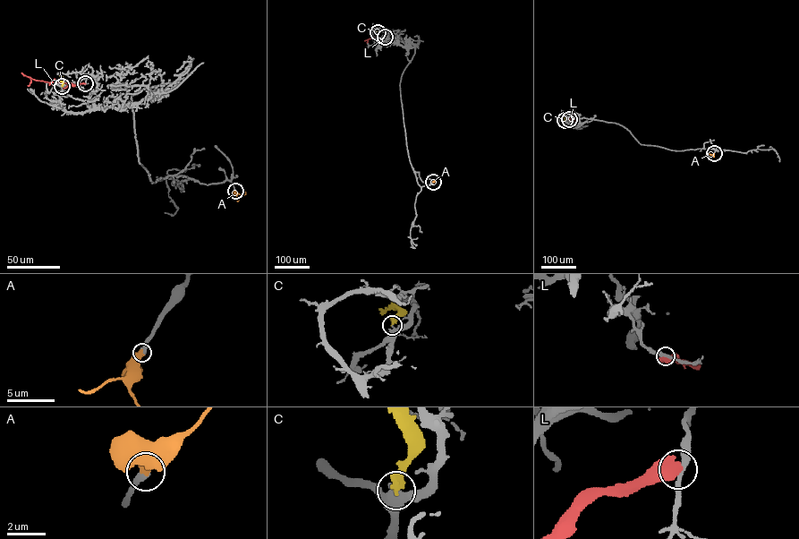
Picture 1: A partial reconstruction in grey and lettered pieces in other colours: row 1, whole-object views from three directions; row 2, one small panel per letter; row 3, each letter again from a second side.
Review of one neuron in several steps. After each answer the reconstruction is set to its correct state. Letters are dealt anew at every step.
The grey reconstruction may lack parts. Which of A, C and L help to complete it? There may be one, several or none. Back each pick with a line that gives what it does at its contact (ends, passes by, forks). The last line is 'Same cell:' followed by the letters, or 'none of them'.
A: it ends
Same cell: A

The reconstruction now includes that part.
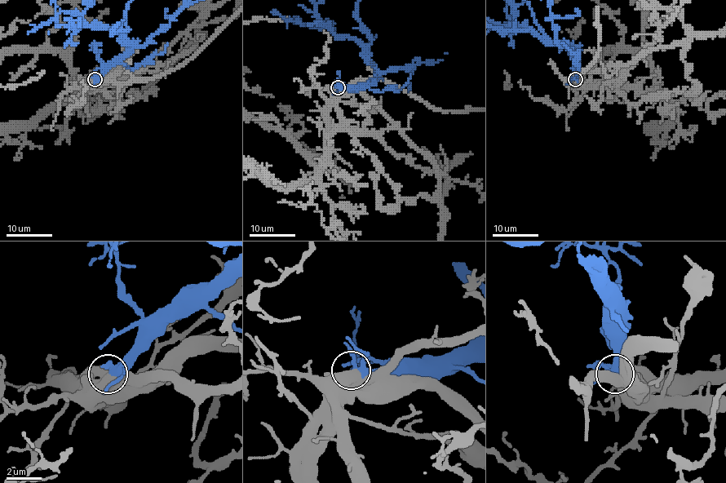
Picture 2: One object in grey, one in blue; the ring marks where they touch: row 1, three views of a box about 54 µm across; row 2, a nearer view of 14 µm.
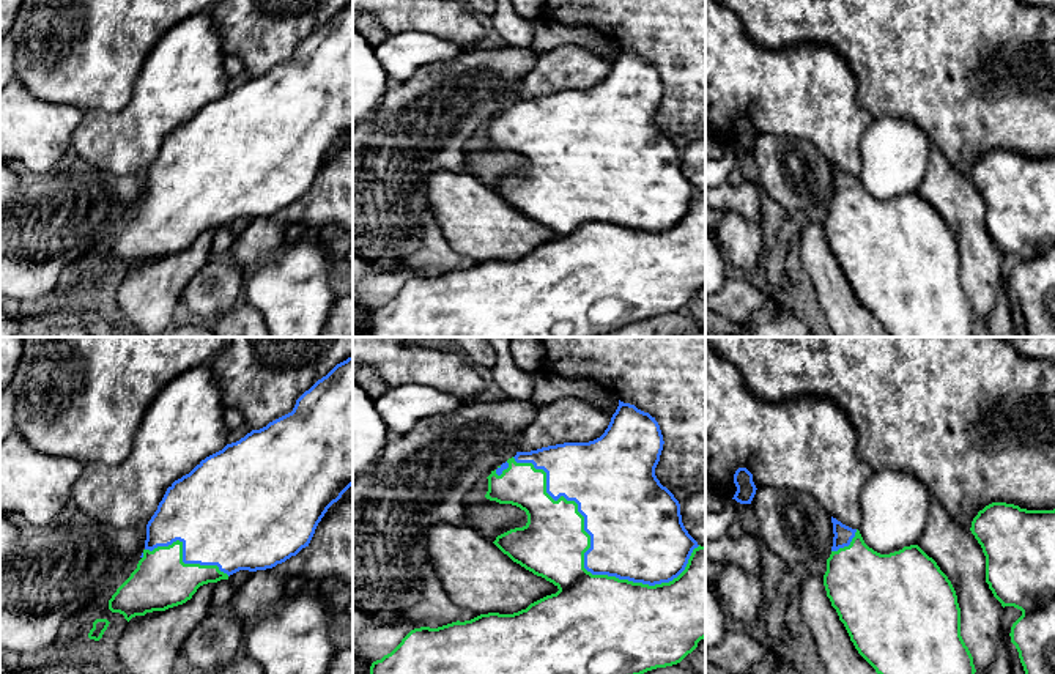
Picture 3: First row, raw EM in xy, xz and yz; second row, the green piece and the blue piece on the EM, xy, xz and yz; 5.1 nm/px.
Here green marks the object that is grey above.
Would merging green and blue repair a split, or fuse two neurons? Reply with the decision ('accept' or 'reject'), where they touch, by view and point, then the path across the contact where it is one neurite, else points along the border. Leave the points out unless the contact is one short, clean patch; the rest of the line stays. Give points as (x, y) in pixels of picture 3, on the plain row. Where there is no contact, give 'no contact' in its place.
accept; meets green in xz at (583, 205)

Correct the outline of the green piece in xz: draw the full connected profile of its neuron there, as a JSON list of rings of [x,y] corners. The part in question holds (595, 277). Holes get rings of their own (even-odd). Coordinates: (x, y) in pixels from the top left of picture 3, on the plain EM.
[[[619,47],[617,57],[600,85],[589,90],[564,90],[531,99],[516,99],[515,104],[491,118],[487,124],[485,145],[499,151],[516,153],[528,162],[528,170],[523,175],[498,183],[493,191],[513,209],[553,230],[559,238],[513,261],[488,260],[438,276],[411,277],[391,301],[372,310],[367,337],[600,337],[628,324],[680,310],[705,285],[705,194],[701,194],[688,181],[682,170],[679,148],[655,123],[663,91],[663,82],[655,65]]]

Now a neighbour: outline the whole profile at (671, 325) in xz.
[[[680,310],[657,315],[598,337],[705,337],[705,329]]]

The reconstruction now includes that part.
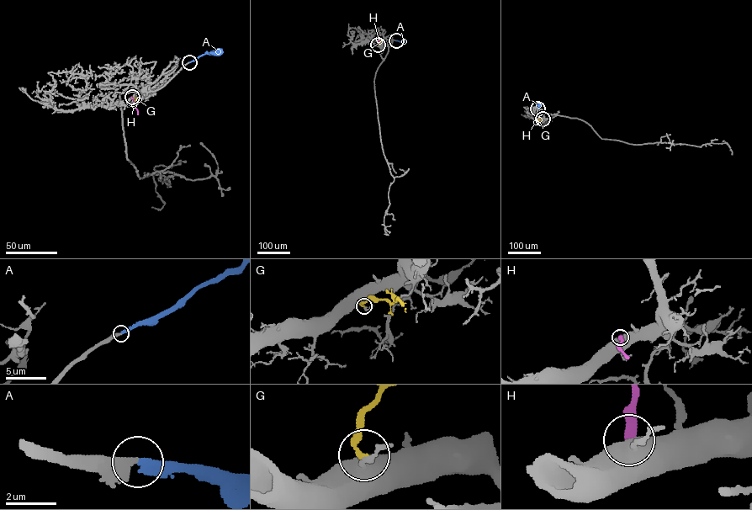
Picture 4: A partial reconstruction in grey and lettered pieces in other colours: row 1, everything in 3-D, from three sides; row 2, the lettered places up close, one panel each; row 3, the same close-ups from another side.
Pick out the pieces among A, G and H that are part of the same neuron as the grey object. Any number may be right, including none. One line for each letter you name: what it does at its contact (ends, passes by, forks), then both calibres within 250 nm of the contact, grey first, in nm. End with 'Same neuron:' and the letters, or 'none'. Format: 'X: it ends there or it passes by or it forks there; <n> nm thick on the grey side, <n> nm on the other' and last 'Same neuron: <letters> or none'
A: it ends there; 360 nm thick on the grey side, 320 nm on the other
Same neuron: A

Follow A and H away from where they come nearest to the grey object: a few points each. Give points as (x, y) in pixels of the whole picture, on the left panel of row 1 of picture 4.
A: (189, 62), (206, 53), (223, 51)
H: (132, 97), (137, 114)

